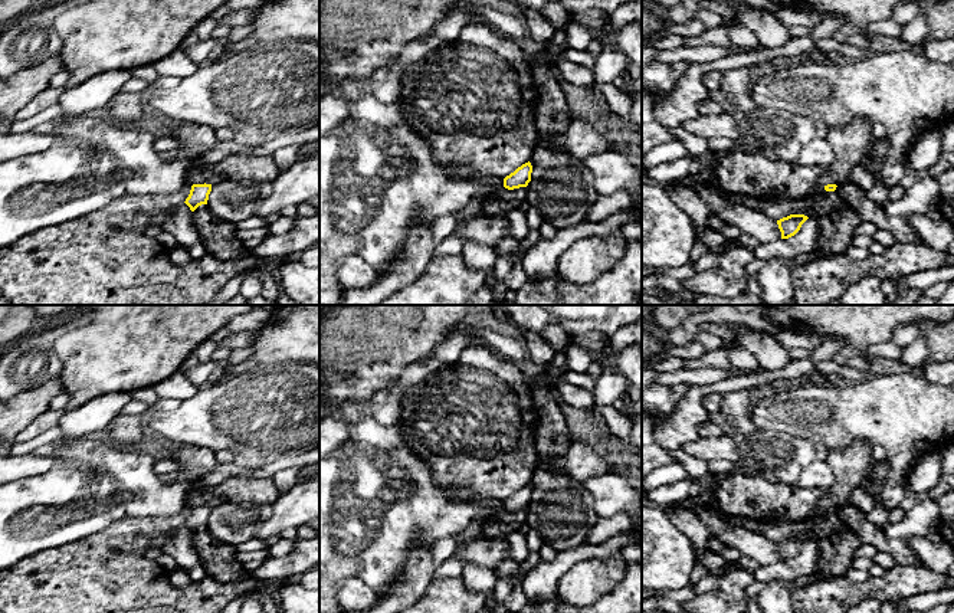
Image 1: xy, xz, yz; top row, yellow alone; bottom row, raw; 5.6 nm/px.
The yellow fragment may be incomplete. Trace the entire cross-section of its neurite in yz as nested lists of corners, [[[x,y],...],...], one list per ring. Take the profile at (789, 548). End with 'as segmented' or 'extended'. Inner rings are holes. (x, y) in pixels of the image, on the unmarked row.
[[[790,537],[777,542],[778,551],[781,554],[781,561],[794,558],[807,541],[809,540],[804,537]]]; as segmented

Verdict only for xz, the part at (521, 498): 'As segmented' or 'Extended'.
As segmented

